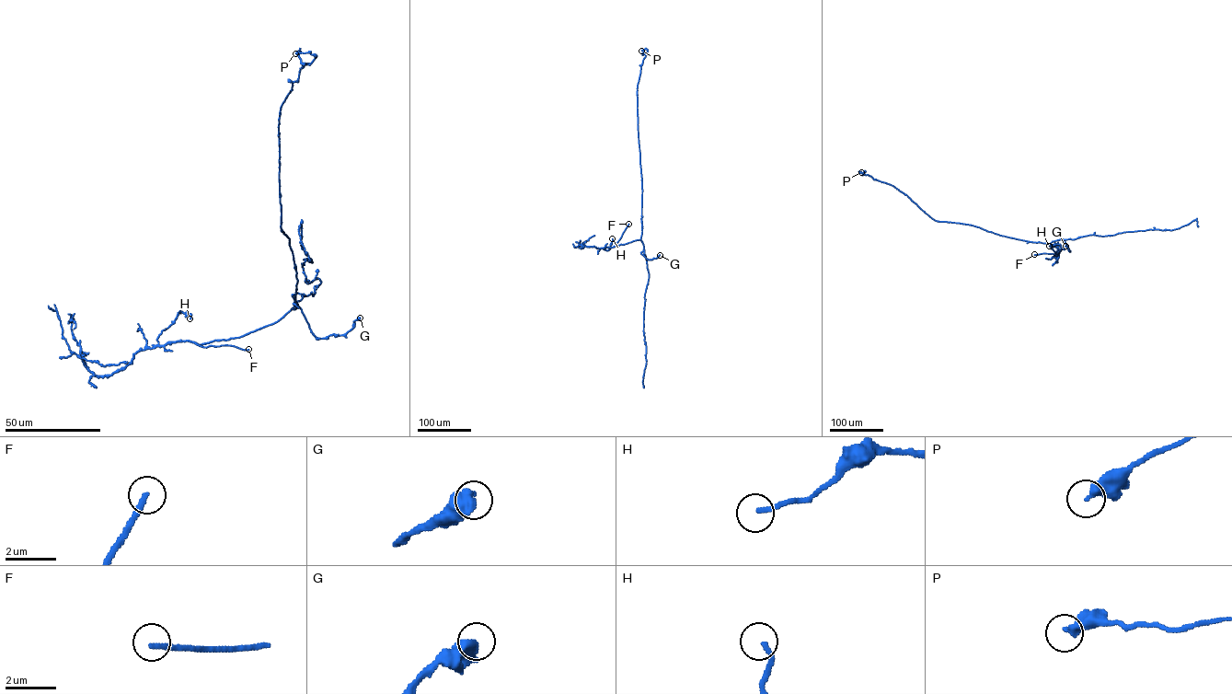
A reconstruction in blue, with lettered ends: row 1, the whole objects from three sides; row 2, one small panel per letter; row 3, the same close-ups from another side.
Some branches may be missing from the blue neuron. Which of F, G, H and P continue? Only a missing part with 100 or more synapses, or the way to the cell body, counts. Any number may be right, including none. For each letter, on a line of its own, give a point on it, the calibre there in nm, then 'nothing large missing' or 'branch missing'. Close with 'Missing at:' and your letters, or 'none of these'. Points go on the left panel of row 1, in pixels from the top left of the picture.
F: place (248, 349); calibre 200 nm; branch missing
G: place (360, 318); calibre 650 nm; nothing large missing
H: place (189, 318); calibre 180 nm; nothing large missing
P: place (295, 53); calibre 420 nm; nothing large missing
Missing at: F

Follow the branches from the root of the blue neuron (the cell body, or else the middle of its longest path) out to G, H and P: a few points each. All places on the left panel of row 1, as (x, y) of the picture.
G: (295, 298), (297, 307), (292, 309), (304, 294), (296, 293), (292, 296), (316, 338), (345, 335), (360, 318)
H: (295, 298), (294, 309), (241, 336), (201, 344), (158, 344), (158, 336), (180, 311), (189, 318)
P: (295, 298), (296, 266), (289, 238), (281, 227), (279, 116), (300, 69), (316, 57), (308, 52), (295, 53)

